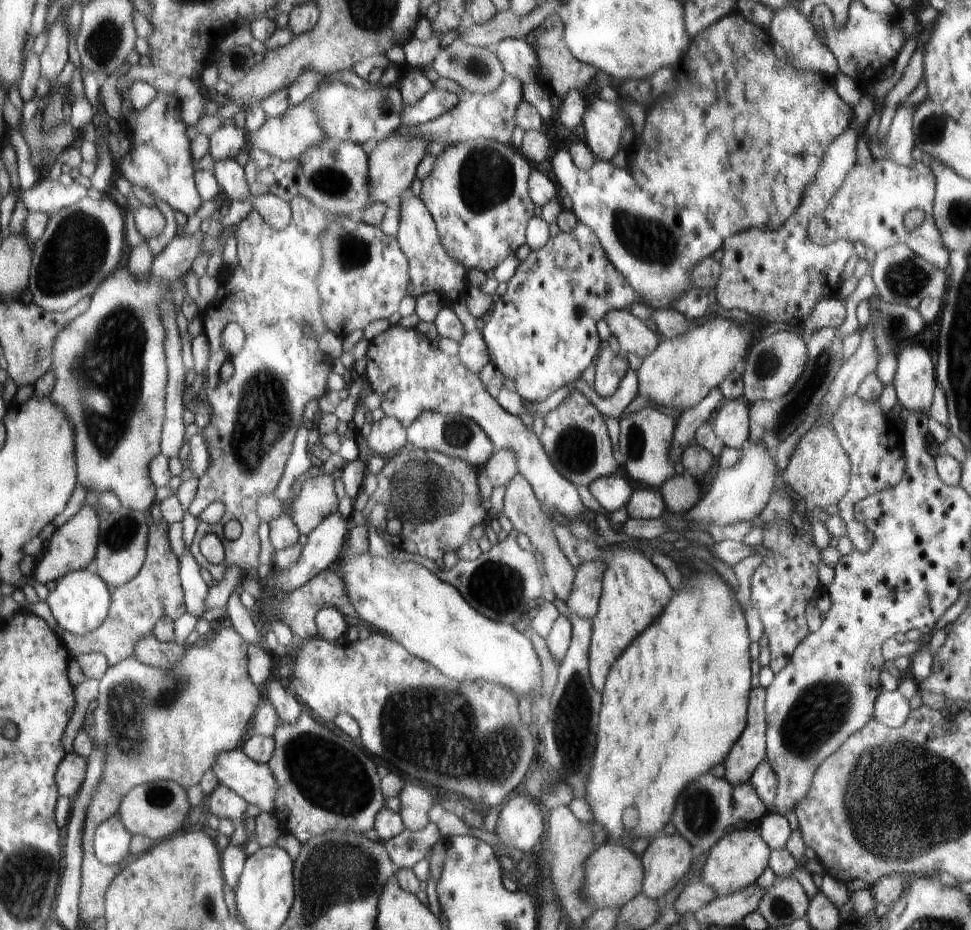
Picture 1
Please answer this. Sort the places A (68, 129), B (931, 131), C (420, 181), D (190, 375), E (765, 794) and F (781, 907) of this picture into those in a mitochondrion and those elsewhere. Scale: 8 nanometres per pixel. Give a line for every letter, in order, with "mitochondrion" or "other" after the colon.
A: other
B: mitochondrion
C: other
D: other
E: other
F: mitochondrion

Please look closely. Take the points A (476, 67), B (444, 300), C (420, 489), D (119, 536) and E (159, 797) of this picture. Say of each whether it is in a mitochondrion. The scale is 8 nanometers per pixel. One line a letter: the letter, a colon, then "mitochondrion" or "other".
A: mitochondrion
B: other
C: mitochondrion
D: mitochondrion
E: mitochondrion

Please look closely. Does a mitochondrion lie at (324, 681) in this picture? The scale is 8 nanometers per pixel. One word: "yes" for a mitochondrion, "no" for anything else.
no

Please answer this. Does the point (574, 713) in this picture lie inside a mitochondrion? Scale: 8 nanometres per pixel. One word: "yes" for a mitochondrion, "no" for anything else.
yes

